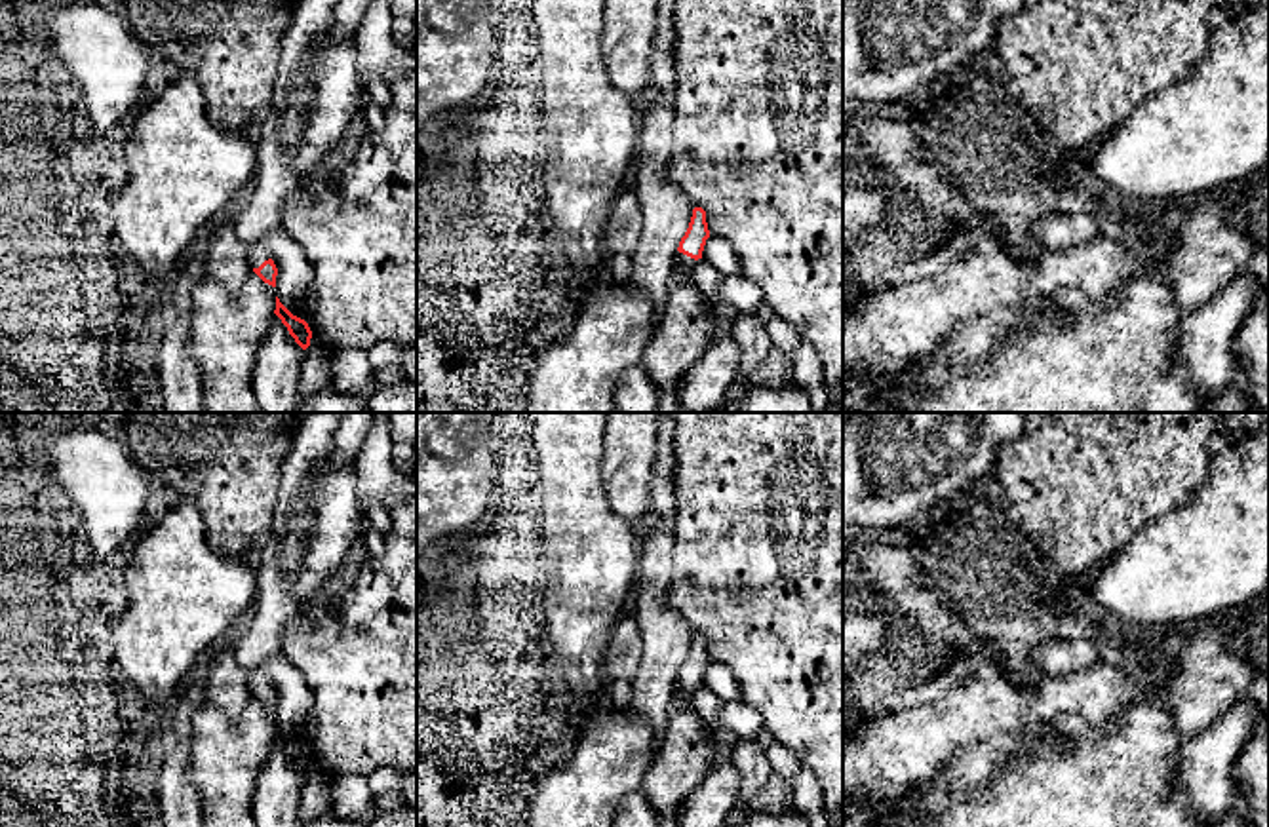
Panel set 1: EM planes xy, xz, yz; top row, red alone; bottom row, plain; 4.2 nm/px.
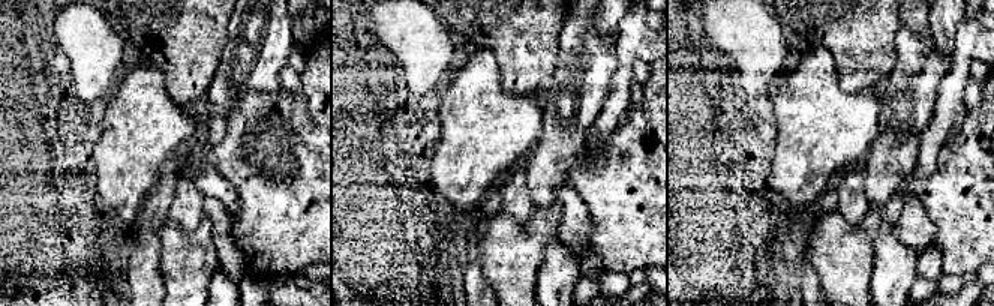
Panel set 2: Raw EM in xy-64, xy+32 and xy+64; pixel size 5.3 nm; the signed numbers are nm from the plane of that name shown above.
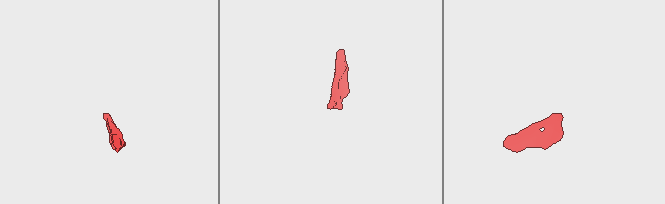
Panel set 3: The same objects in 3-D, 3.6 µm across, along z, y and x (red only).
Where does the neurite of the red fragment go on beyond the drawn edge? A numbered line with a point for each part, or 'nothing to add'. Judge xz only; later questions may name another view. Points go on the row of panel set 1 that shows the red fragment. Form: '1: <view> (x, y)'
1: xz (683, 265)

